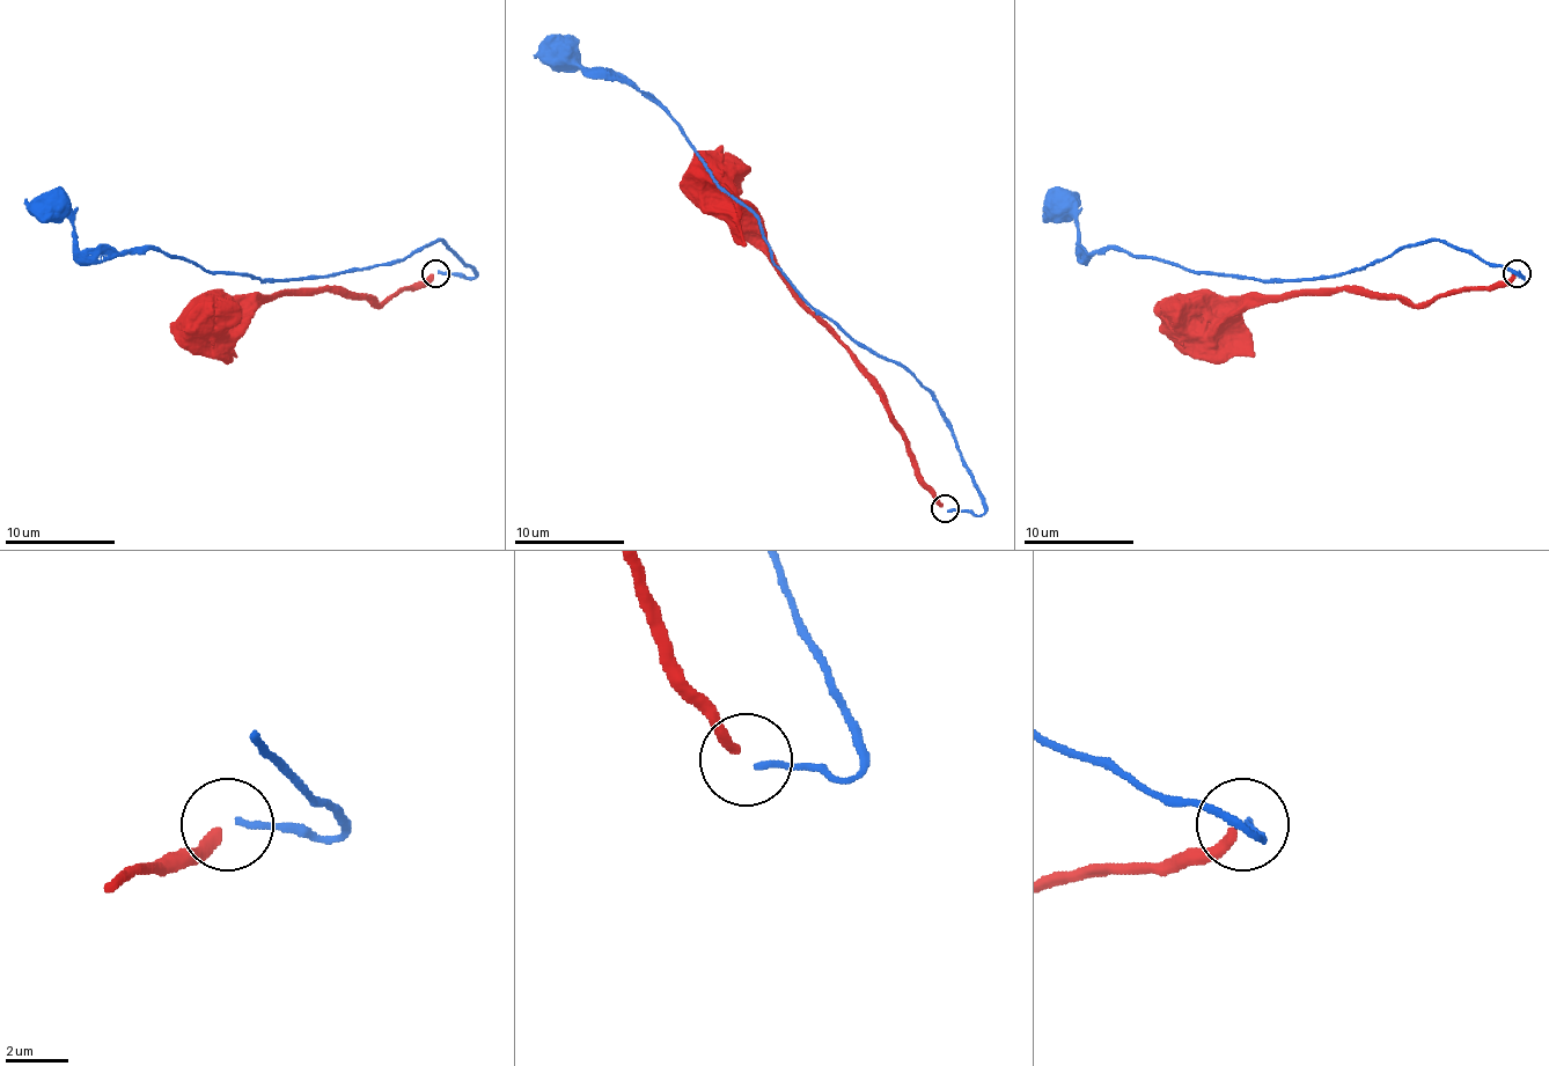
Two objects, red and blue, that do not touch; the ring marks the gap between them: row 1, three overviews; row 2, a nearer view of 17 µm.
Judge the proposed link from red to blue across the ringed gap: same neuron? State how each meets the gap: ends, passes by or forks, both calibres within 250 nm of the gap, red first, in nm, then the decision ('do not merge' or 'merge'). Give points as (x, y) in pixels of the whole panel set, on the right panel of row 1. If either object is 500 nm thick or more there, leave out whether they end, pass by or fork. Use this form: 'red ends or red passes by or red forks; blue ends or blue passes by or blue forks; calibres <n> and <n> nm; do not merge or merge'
red ends; blue ends; calibres 340 and 200 nm; do not merge

